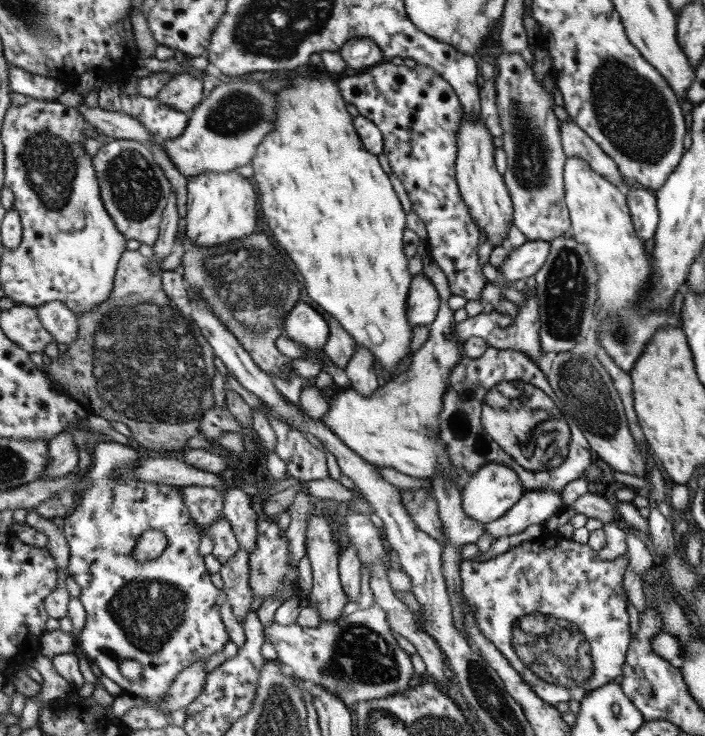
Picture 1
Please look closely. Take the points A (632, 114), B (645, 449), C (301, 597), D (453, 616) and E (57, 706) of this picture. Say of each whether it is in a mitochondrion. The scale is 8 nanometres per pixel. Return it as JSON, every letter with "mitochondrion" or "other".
{"A":"mitochondrion","B":"other","C":"other","D":"other","E":"other"}

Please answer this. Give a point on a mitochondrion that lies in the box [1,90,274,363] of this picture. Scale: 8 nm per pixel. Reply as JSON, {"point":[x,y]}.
{"point":[48,164]}

